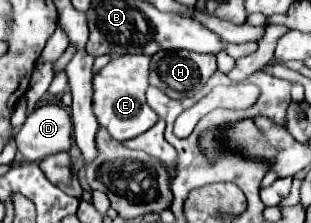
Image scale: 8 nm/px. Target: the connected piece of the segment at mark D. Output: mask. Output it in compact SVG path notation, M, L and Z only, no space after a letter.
M58 104L36 108L18 132L16 146L30 162L40 162L50 154L68 152L72 146L72 120L68 112Z

